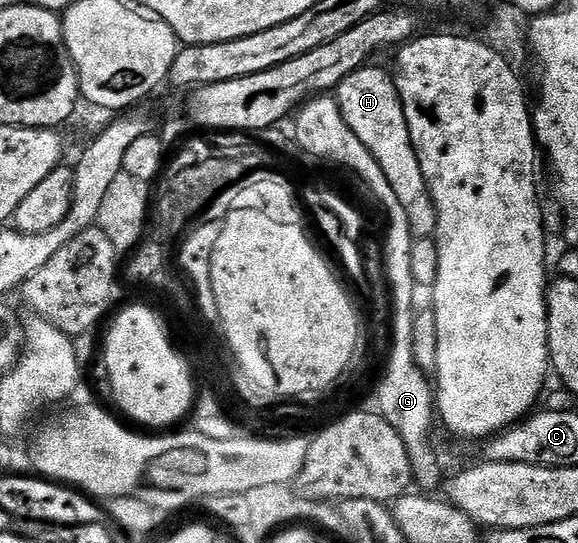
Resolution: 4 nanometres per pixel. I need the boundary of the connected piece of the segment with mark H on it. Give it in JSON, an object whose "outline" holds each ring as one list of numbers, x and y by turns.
{"outline":[[365,66,350,74,335,89,334,95,350,130,362,138,366,150,378,158,378,166,390,181,394,194,402,201,406,210,406,218,410,218,413,237,436,235,436,207,428,192,428,183,422,174,422,166,418,166,418,154,414,154,414,146,410,142,410,130,406,126,406,114,396,89,396,81,380,68]]}

